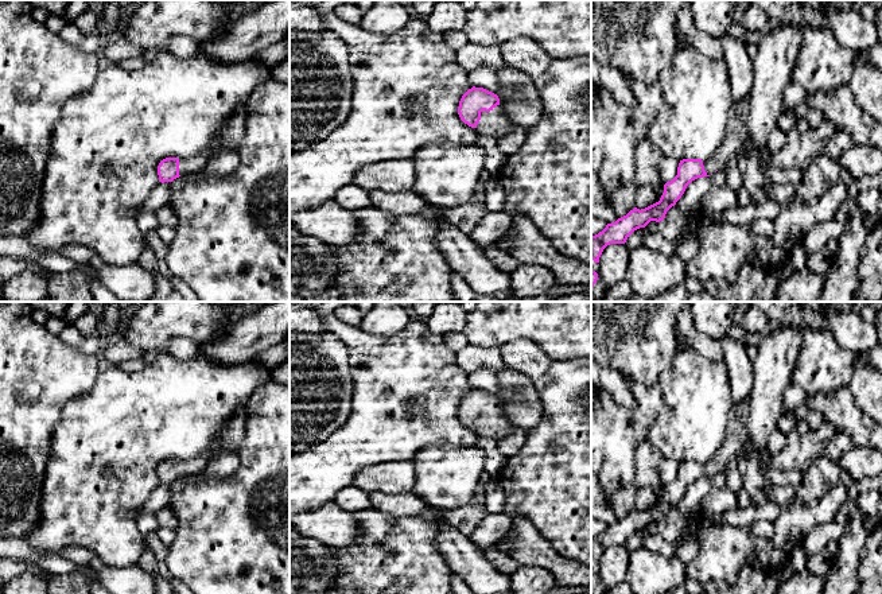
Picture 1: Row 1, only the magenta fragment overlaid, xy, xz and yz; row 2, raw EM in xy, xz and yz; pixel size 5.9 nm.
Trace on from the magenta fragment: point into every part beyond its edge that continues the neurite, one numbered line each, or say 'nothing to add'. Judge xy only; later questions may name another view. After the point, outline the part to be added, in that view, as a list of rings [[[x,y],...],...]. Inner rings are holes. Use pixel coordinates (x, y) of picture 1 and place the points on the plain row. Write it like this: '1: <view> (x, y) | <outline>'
1: xy (197, 465) | [[[207,450],[191,459],[179,461],[179,477],[183,478],[189,474],[201,474],[213,458],[213,454],[214,450]]]

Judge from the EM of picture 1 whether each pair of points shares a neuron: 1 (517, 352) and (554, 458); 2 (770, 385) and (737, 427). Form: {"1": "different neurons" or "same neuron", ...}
{"1": "same neuron", "2": "different neurons"}

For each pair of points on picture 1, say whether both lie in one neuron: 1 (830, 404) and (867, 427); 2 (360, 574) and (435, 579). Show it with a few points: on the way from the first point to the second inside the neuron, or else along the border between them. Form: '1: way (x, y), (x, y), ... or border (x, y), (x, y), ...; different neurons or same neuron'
1: way (839, 410), (858, 427); same neuron
2: way (379, 574), (397, 573), (404, 579), (416, 579); same neuron

